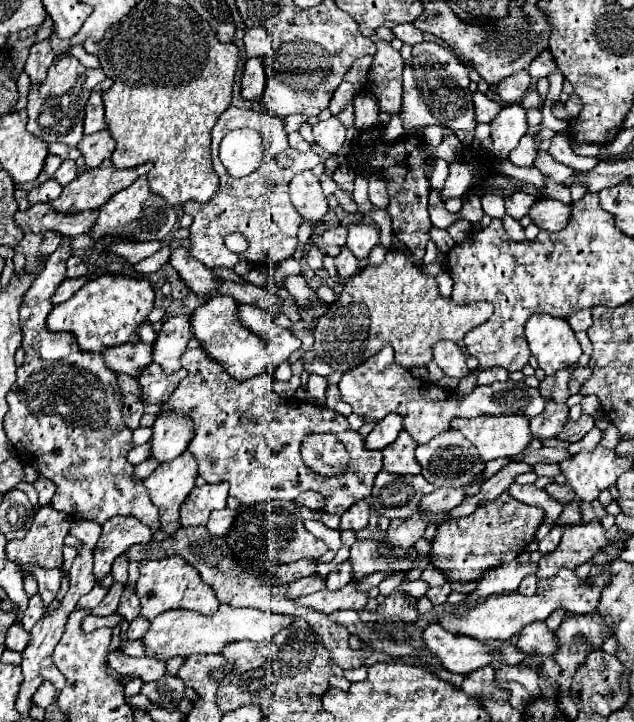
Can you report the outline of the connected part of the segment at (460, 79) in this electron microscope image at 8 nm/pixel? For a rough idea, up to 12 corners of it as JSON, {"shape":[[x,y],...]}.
{"shape":[[435,42],[413,46],[401,120],[475,130],[467,68]]}

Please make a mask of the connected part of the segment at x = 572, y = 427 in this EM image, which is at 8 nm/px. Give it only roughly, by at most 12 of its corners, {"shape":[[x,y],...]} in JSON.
{"shape":[[581,414],[567,420],[561,438],[579,442],[595,426],[595,418]]}

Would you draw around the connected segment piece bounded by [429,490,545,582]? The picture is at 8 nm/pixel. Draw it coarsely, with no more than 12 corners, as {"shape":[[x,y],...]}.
{"shape":[[509,490],[443,522],[429,560],[475,582],[515,560],[545,512]]}

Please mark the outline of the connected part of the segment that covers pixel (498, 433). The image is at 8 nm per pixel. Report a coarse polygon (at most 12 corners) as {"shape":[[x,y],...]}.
{"shape":[[525,416],[451,422],[489,462],[531,442]]}

